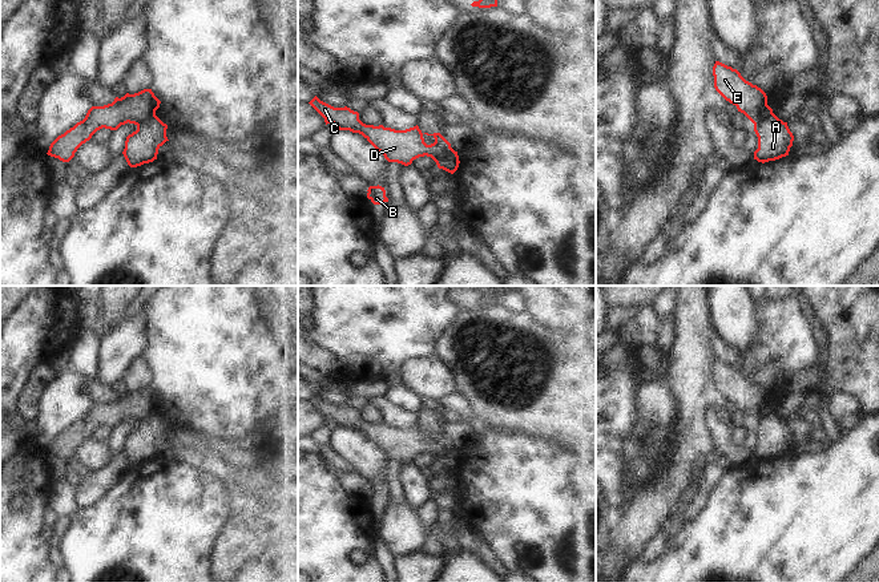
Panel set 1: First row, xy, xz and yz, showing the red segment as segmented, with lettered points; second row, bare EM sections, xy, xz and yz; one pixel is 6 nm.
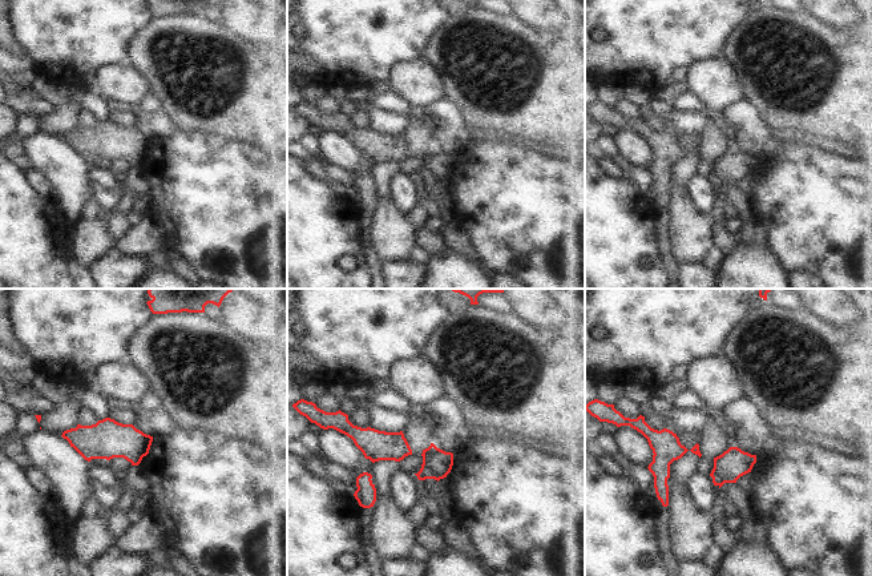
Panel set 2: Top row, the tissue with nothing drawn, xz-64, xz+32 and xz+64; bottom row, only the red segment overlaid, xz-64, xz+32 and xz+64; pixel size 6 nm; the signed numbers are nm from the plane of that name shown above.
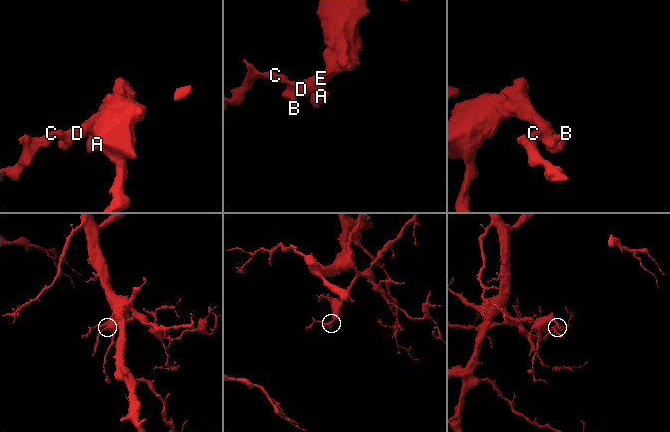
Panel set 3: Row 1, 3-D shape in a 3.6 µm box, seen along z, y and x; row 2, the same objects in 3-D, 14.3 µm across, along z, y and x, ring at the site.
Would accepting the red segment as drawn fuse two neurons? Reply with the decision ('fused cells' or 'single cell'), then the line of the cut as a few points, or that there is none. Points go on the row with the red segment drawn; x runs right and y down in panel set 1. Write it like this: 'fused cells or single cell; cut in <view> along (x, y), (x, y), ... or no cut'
fused cells; cut in yz along (773, 113), (761, 117), (754, 124)

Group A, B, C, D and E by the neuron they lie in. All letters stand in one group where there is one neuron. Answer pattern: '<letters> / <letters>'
A / B C D E

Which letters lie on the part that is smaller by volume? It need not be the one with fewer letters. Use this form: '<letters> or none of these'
A

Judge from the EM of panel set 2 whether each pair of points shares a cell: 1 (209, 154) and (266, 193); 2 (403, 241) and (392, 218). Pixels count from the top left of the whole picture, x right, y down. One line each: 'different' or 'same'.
1: same
2: same

